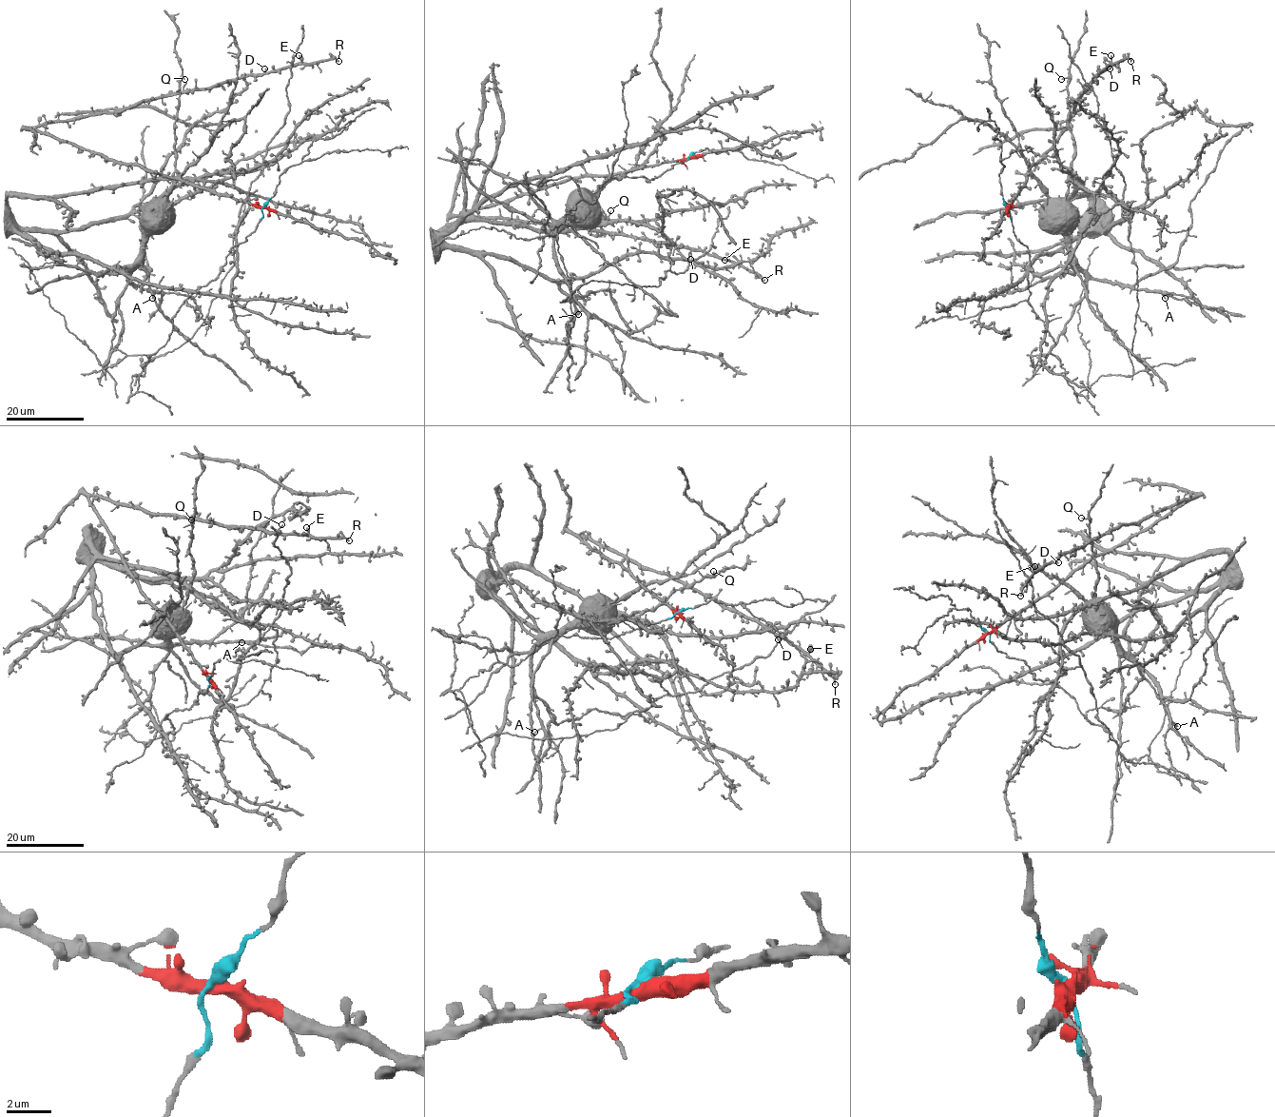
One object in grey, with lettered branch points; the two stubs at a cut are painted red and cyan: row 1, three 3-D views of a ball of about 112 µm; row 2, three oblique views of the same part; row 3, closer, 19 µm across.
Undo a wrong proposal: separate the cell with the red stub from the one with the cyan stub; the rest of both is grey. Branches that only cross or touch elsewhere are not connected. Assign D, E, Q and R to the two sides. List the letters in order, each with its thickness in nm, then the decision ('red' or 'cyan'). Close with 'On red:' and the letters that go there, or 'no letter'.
D: calibre 190 nm; red
E: calibre 400 nm; red
Q: calibre 140 nm; cyan
R: calibre 320 nm; red
On red: D, E, R

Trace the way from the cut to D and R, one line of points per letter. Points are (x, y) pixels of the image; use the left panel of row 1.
D: (263, 207), (115, 163), (59, 142), (46, 130), (46, 123), (119, 113), (144, 102), (260, 76), (264, 68)
R: (263, 207), (115, 163), (59, 142), (46, 130), (46, 123), (119, 113), (144, 102), (285, 68), (338, 61)

